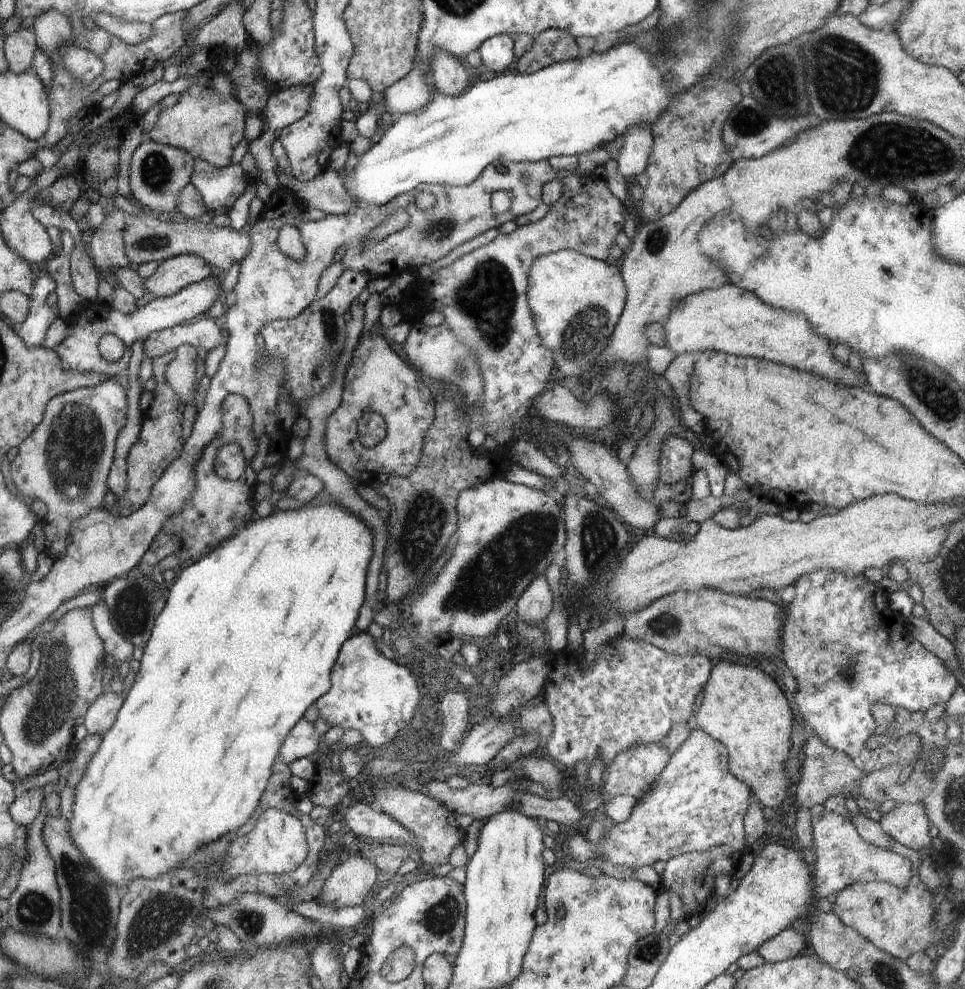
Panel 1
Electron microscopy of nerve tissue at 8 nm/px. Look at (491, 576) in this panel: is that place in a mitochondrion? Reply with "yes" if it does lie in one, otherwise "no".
yes

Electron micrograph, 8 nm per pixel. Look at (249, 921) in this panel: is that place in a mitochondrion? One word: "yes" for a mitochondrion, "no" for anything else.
yes

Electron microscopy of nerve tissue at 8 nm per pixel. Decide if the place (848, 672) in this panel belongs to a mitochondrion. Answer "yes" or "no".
yes

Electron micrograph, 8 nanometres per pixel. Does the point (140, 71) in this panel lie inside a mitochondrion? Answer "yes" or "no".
no

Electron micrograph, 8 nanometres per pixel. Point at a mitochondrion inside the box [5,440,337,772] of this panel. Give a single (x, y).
(54, 701)

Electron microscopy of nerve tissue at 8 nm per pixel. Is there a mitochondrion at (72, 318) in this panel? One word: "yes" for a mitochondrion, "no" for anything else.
no

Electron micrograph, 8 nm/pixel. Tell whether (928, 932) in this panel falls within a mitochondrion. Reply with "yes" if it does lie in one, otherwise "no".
no

